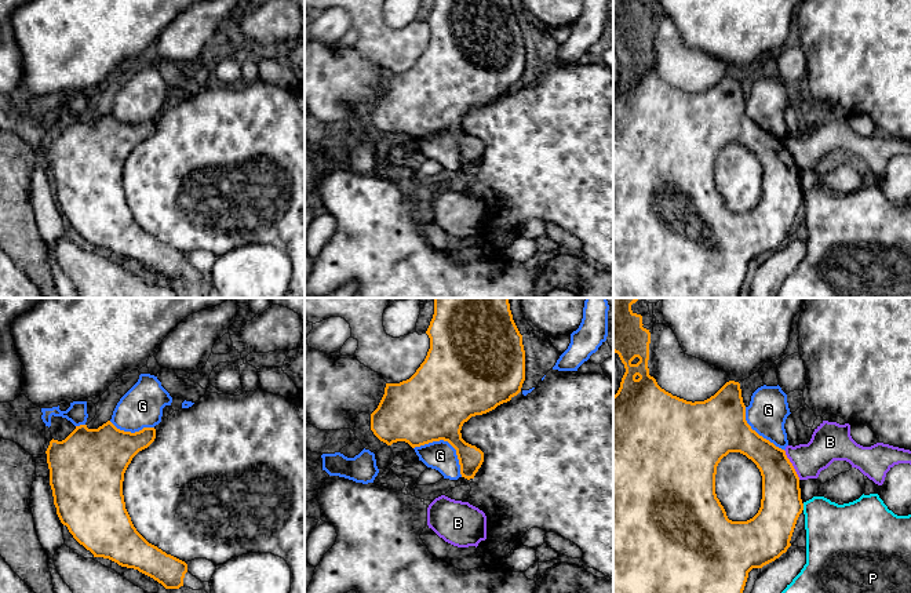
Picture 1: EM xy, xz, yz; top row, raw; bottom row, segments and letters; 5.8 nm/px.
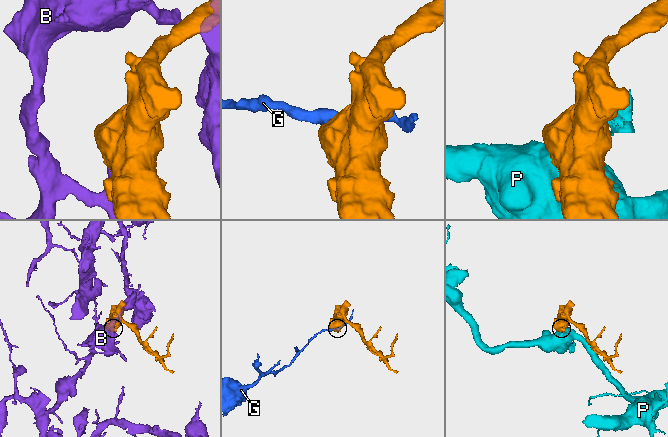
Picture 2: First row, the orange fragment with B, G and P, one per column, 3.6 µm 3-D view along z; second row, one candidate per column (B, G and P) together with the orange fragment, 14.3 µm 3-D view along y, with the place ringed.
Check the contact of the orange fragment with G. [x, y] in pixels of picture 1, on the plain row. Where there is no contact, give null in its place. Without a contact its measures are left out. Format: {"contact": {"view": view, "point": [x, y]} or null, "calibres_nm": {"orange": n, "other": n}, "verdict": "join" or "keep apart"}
{"contact": {"view": "xz", "point": [448, 133]}, "calibres_nm": {"orange": 420, "other": 170}, "verdict": "keep apart"}

